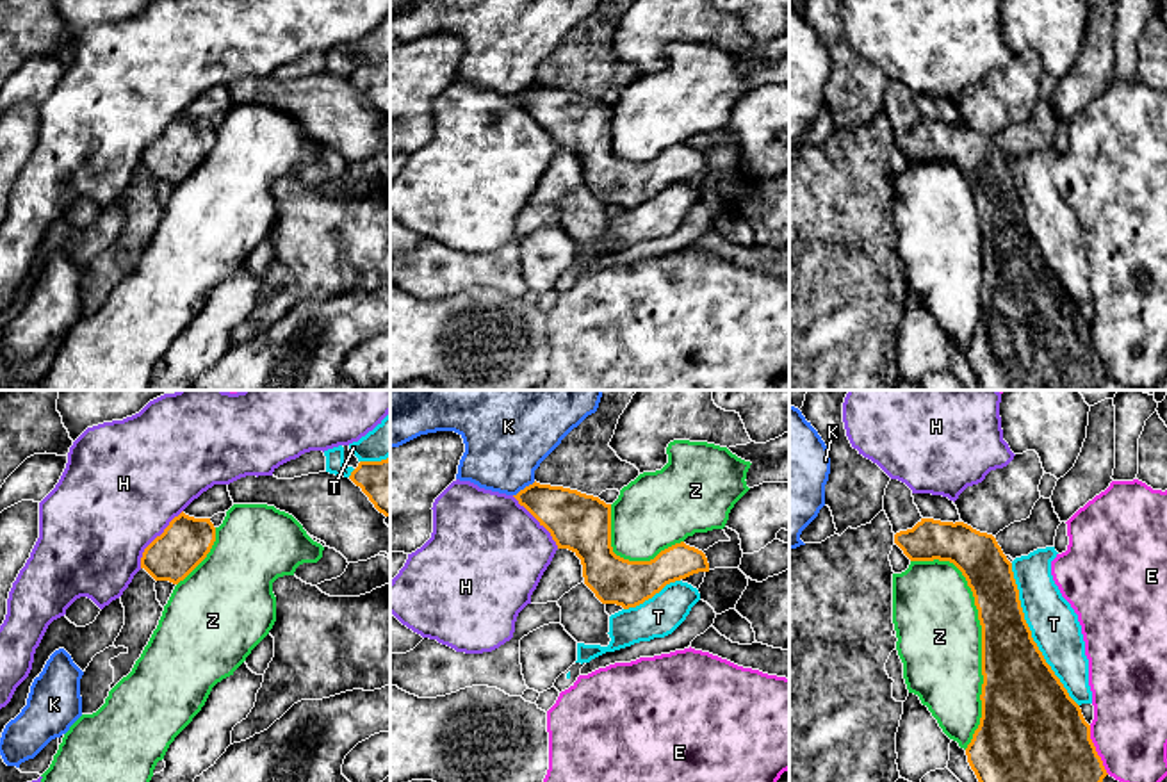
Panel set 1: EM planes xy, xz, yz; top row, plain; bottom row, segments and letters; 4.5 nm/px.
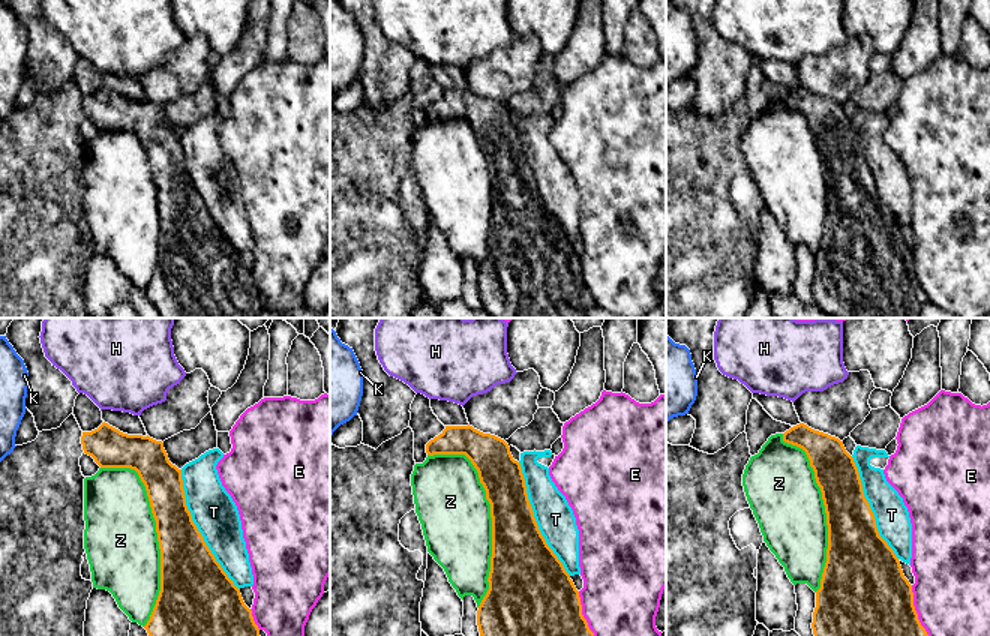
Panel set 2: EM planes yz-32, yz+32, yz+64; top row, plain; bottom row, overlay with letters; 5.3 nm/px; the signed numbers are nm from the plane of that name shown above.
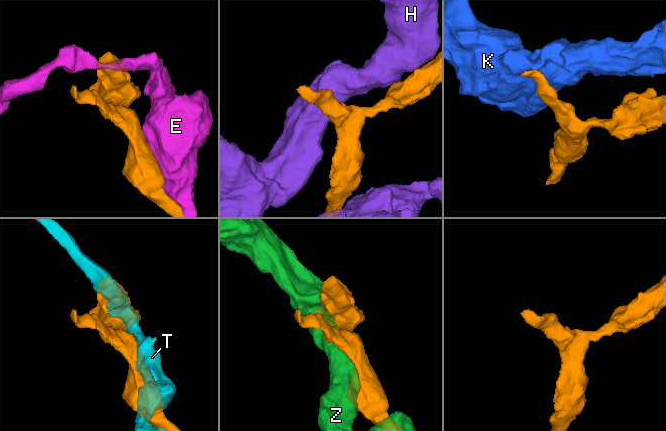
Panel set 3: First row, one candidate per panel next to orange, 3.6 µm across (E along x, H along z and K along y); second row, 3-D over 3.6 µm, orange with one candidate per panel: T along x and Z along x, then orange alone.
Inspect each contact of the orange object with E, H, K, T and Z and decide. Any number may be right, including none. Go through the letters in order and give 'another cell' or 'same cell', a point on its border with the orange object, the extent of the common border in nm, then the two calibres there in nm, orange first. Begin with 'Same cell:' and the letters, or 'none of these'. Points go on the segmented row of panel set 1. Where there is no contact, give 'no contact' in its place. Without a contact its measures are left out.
Same cell: none of these
E: another cell; contact yz (1094, 750); length 240 nm; calibres 420 and 340 nm
H: another cell; contact xy (155, 538); length 320 nm; calibres 220 and 500 nm
K: another cell; contact xz (526, 487); length 120 nm; calibres 240 and 400 nm
T: another cell; contact yz (1030, 635); length 700 nm; calibres 340 and 220 nm
Z: another cell; contact yz (982, 636); length 900 nm; calibres 300 and 380 nm

